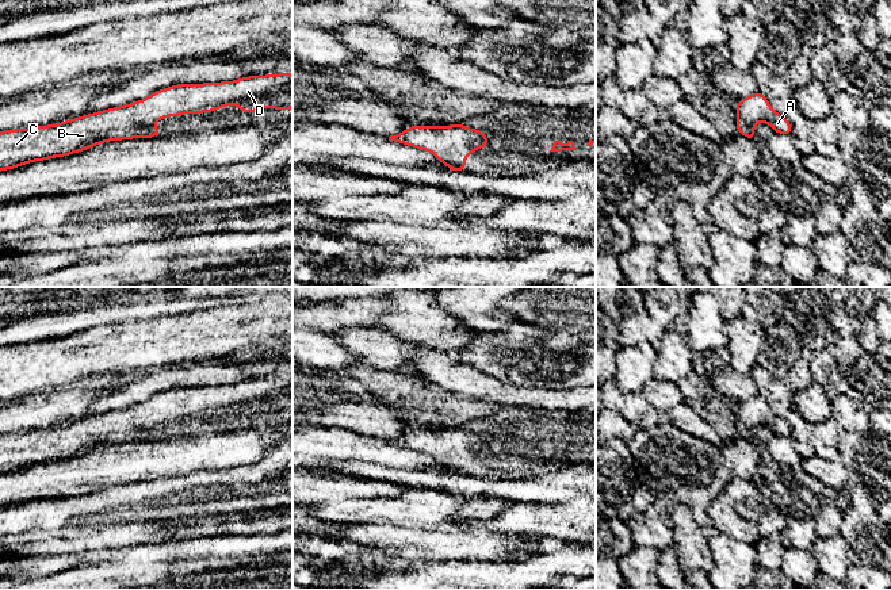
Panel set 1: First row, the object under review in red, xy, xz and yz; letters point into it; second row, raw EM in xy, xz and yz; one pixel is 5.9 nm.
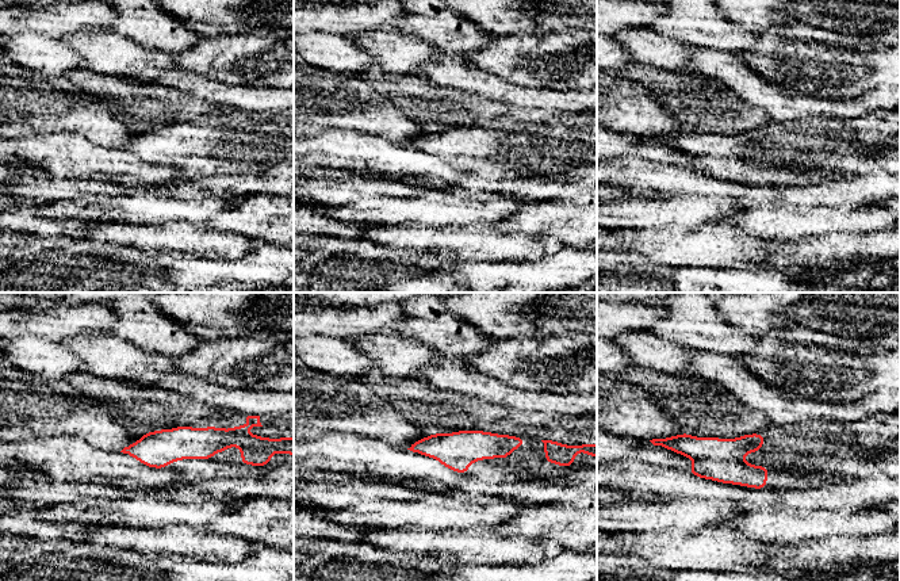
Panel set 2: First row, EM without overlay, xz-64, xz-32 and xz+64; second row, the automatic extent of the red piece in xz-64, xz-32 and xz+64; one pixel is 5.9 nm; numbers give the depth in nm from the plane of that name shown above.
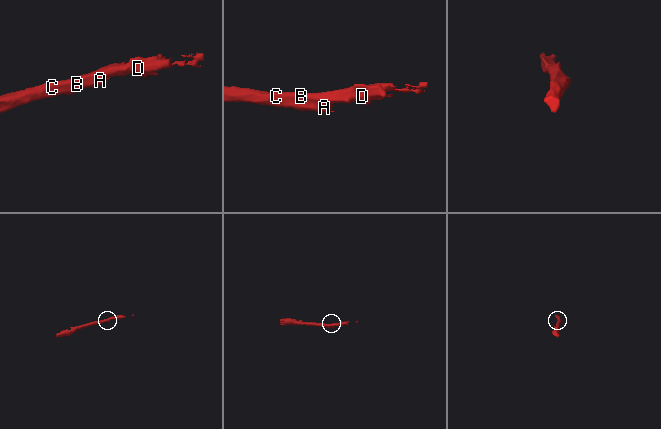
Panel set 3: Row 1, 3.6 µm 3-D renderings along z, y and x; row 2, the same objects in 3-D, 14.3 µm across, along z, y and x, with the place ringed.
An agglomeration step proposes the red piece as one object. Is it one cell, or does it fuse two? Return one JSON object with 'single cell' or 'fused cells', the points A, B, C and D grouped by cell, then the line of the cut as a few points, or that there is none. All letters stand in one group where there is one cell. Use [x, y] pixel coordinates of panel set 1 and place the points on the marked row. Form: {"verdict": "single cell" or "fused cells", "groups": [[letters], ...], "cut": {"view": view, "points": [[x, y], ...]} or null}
{"verdict": "single cell", "groups": [["A", "B", "C", "D"]], "cut": null}

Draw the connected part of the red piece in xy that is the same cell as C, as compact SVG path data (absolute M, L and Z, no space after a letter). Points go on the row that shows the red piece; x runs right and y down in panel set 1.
M292 72L246 76L234 81L175 84L142 100L57 124L0 131L0 172L34 161L70 156L96 145L134 138L154 138L158 119L206 114L238 106L244 114L261 108L292 110Z

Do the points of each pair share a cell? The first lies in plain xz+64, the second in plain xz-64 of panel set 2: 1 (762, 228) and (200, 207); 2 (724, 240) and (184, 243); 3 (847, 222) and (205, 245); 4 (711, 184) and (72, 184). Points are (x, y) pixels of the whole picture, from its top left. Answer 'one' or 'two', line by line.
1: two
2: one
3: two
4: two

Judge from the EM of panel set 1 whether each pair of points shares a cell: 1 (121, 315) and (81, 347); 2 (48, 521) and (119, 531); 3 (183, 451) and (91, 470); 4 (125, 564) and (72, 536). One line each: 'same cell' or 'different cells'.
1: different cells
2: same cell
3: same cell
4: different cells

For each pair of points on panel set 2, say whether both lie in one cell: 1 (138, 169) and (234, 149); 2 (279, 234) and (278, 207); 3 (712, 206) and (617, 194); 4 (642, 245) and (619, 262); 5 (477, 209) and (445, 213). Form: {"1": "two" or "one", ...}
{"1": "two", "2": "one", "3": "one", "4": "two", "5": "one"}

